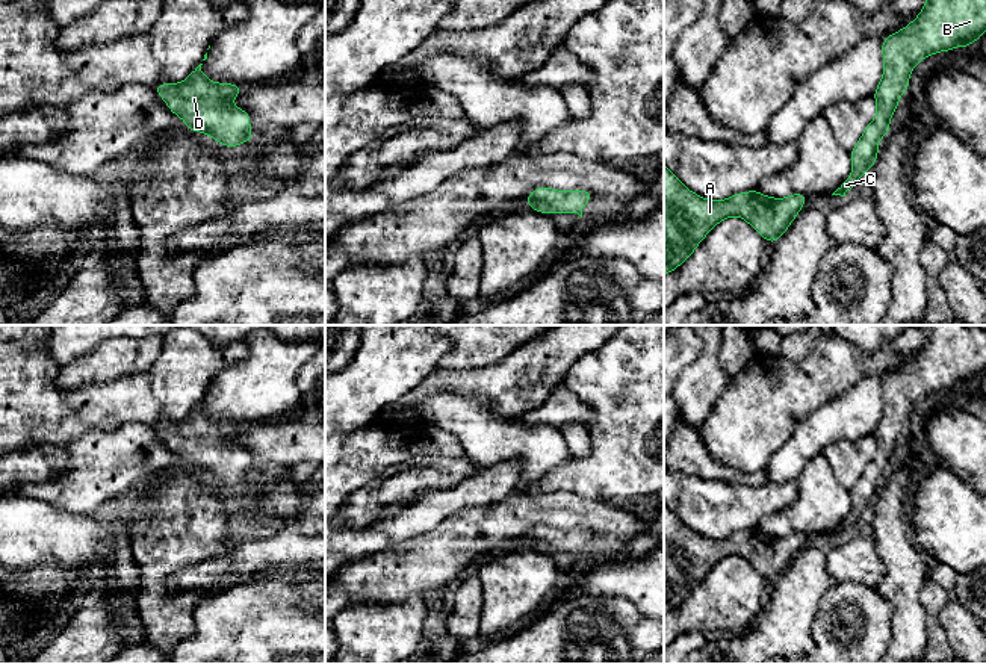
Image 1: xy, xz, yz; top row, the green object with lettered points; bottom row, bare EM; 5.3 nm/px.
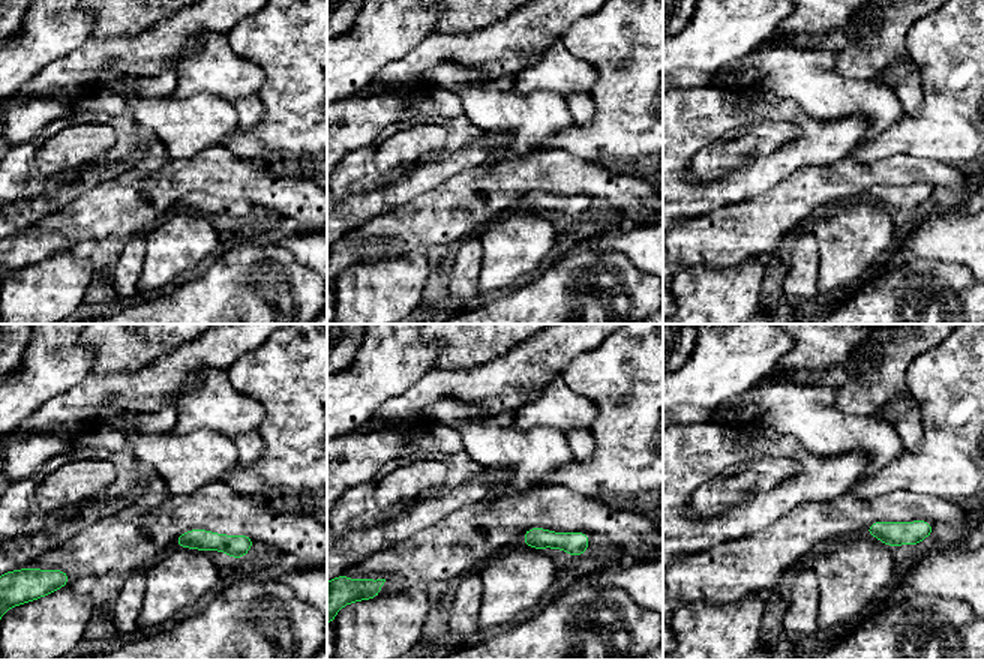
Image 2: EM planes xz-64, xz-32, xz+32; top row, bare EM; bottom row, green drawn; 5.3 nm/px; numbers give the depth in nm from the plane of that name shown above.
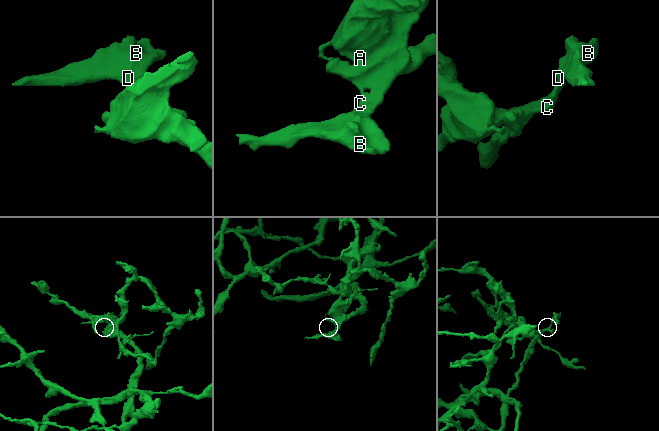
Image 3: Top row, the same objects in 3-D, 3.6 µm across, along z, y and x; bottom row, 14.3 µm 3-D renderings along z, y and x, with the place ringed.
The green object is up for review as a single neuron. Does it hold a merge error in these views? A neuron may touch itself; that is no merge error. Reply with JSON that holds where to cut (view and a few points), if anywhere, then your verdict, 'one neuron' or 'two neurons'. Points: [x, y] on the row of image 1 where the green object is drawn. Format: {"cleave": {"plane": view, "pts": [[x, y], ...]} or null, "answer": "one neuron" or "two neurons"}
{"cleave": null, "answer": "one neuron"}

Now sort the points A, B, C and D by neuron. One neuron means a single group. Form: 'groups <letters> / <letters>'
groups A B C D

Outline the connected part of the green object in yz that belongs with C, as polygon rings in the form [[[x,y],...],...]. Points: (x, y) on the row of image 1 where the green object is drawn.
[[[927,0],[919,15],[882,44],[883,77],[873,94],[877,113],[850,151],[853,171],[832,194],[845,197],[862,174],[873,168],[879,141],[888,135],[898,98],[907,92],[912,68],[926,56],[968,47],[986,32],[986,0]]]

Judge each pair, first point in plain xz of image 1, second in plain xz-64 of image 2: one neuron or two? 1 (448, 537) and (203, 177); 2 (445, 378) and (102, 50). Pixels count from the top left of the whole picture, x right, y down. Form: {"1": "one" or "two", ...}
{"1": "one", "2": "one"}

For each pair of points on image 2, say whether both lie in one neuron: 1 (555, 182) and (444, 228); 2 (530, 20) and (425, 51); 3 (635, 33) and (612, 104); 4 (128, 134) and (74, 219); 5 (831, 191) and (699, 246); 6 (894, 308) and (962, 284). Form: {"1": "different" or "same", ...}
{"1": "same", "2": "same", "3": "same", "4": "different", "5": "same", "6": "same"}

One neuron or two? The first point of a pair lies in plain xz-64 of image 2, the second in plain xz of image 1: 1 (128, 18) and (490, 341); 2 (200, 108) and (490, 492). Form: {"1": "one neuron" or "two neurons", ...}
{"1": "one neuron", "2": "two neurons"}

